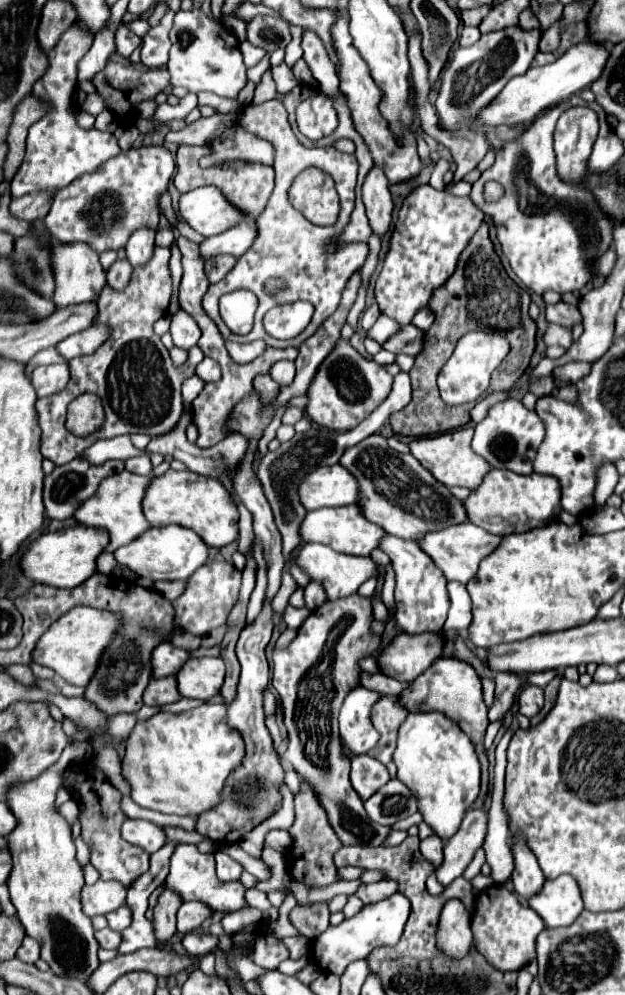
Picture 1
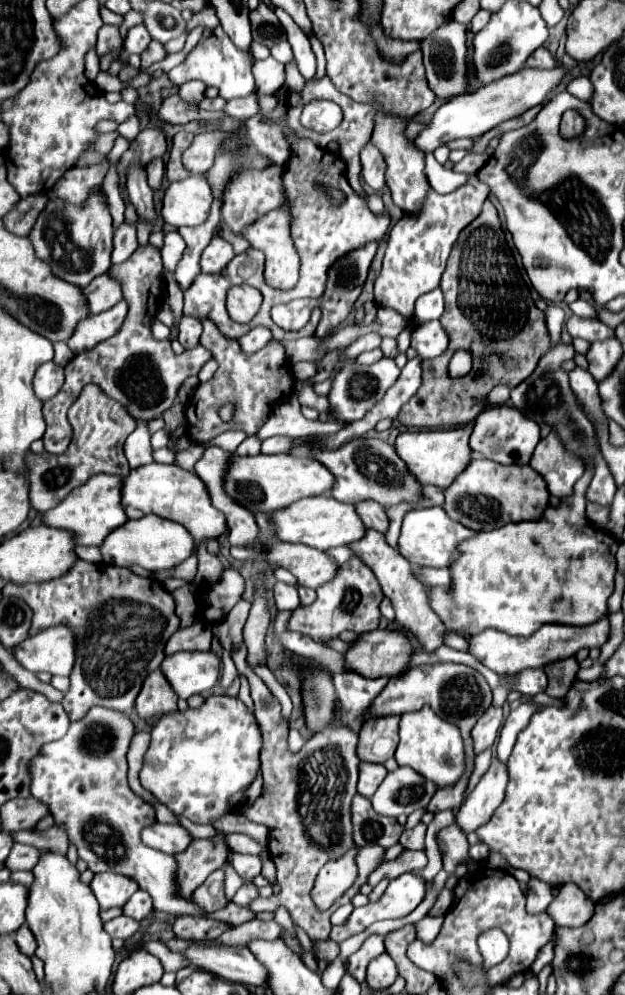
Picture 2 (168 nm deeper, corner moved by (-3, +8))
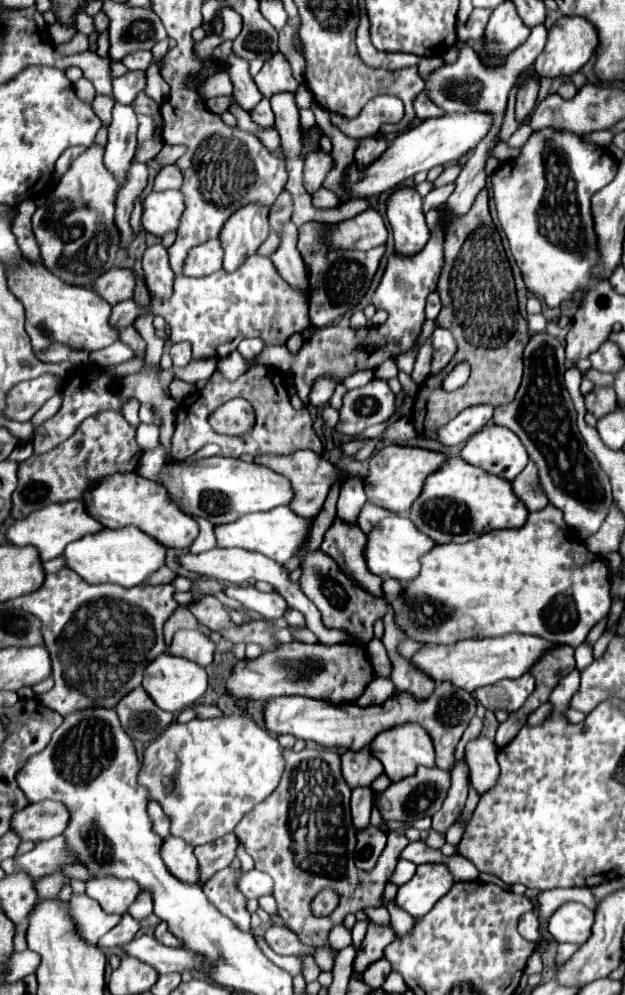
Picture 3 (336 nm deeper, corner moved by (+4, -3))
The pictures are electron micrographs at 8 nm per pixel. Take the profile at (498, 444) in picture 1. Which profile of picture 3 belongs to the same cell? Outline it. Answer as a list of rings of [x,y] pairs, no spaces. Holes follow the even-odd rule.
[[[488,422],[472,434],[460,454],[468,464],[480,466],[490,474],[514,480],[528,464],[528,452],[522,440],[508,428]]]

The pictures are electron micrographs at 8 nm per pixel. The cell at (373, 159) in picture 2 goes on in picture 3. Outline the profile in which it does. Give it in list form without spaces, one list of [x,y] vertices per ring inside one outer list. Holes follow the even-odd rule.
[[[364,138],[356,150],[356,166],[358,168],[366,168],[368,164],[372,164],[376,158],[382,156],[382,152],[388,148],[386,140],[372,140],[372,138]]]

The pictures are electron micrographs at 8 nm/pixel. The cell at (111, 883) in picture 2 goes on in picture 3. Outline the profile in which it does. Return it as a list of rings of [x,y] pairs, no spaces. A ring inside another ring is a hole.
[[[94,878],[86,882],[86,894],[94,898],[108,914],[124,914],[132,900],[136,900],[138,892],[140,888],[134,880]]]

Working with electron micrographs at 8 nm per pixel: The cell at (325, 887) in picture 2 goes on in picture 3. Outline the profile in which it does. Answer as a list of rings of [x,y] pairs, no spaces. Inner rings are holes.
[[[324,888],[324,892],[318,892],[312,898],[312,912],[316,912],[316,916],[328,916],[328,912],[332,912],[334,906],[336,906],[336,892],[332,892],[332,888]]]

